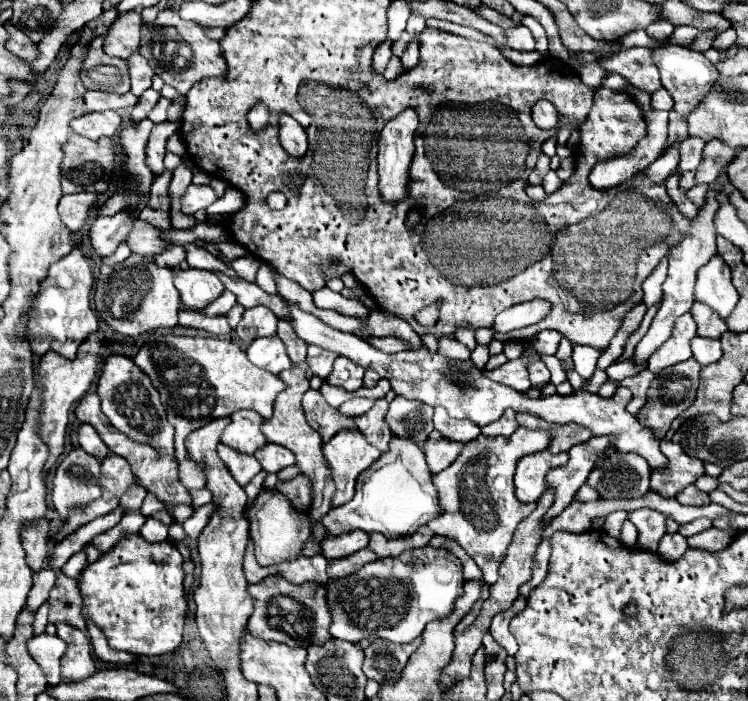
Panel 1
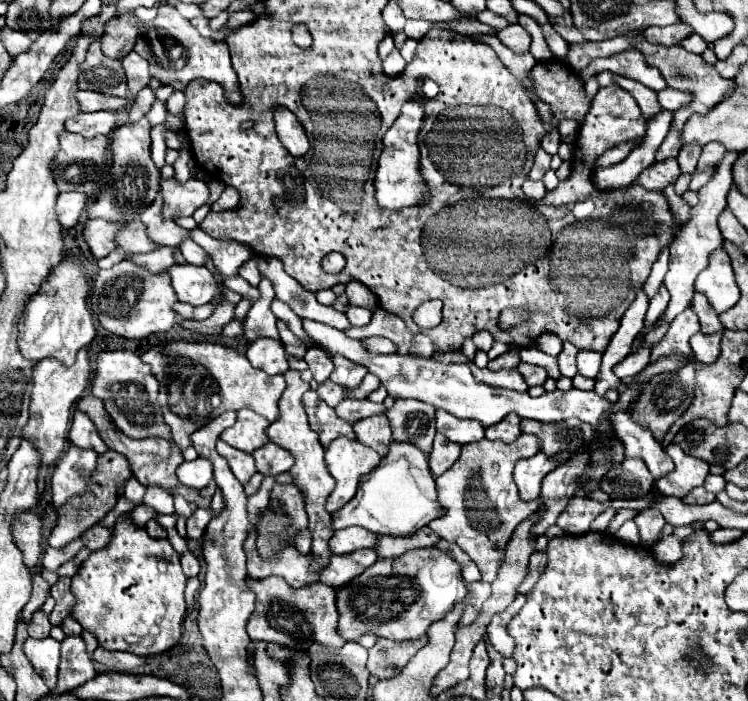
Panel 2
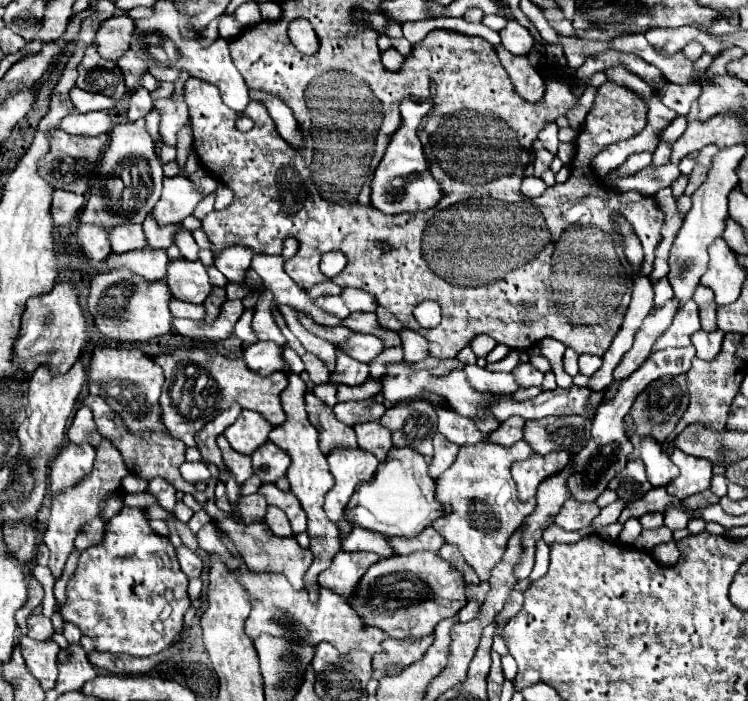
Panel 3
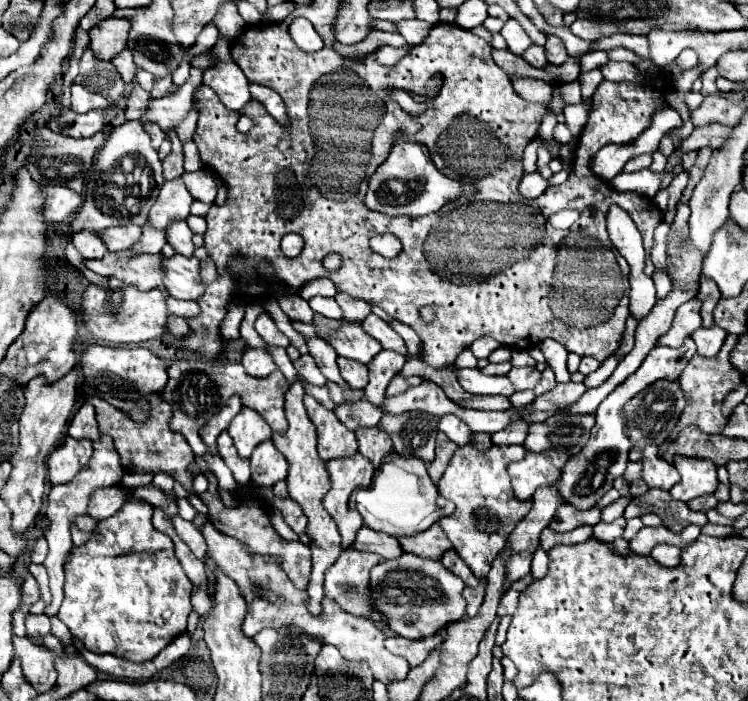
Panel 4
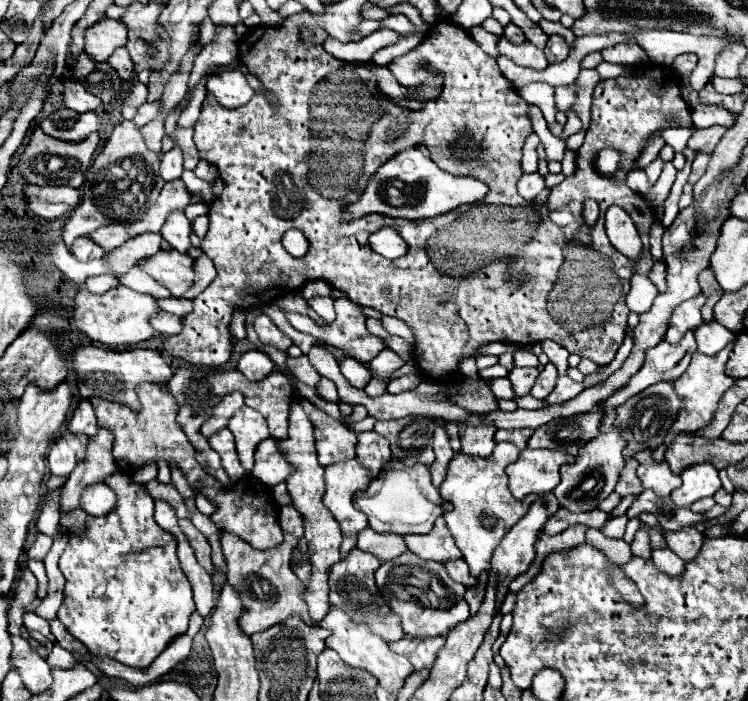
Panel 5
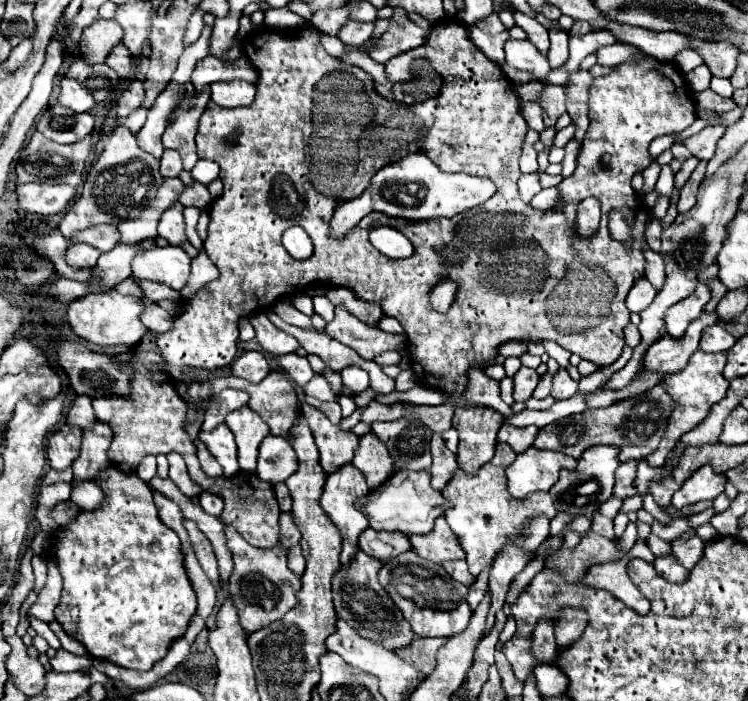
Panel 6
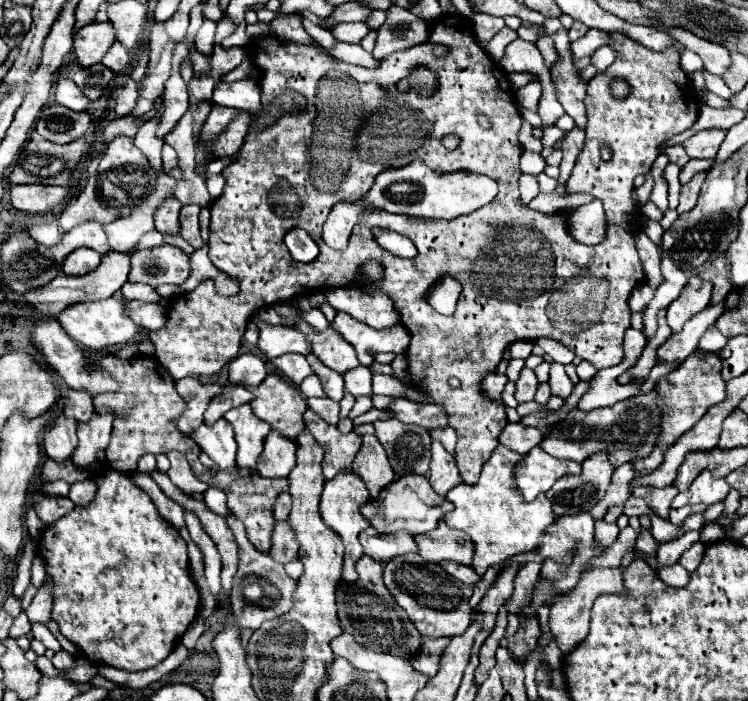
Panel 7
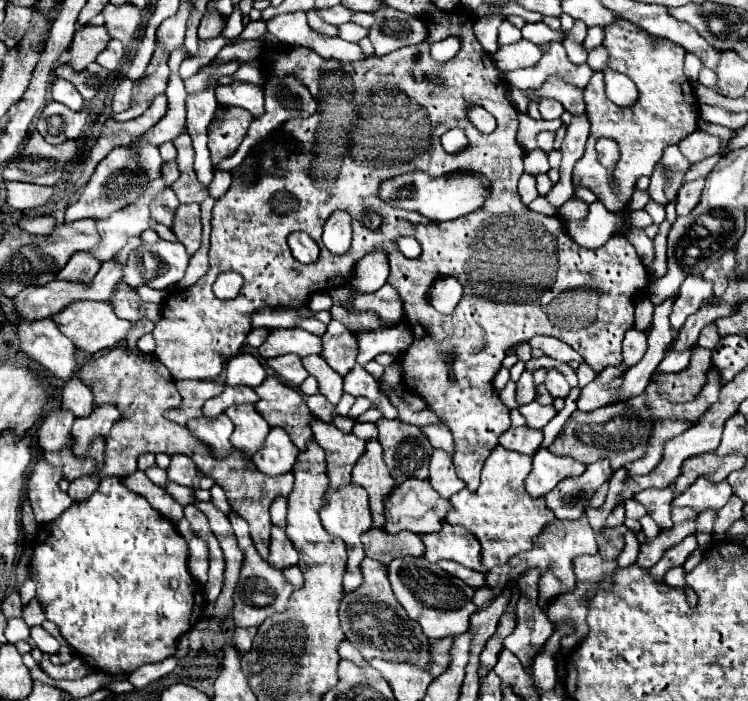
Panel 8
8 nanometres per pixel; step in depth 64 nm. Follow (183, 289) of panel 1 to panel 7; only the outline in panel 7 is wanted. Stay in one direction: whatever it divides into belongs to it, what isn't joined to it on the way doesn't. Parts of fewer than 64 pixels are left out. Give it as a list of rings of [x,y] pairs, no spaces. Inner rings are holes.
[[[166,246],[166,248],[148,248],[148,250],[134,250],[130,254],[130,276],[128,282],[142,282],[150,286],[162,284],[176,284],[180,286],[190,274],[190,258],[180,248]]]

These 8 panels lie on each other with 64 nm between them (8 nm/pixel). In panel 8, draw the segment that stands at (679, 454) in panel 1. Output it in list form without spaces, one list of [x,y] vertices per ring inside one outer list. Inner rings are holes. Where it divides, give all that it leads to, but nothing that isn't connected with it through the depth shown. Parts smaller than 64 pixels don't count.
[[[704,478],[696,480],[686,492],[682,492],[680,496],[676,496],[672,500],[672,506],[690,506],[696,512],[704,512],[704,510],[720,510],[732,496],[732,486],[726,482],[720,484],[712,484]]]

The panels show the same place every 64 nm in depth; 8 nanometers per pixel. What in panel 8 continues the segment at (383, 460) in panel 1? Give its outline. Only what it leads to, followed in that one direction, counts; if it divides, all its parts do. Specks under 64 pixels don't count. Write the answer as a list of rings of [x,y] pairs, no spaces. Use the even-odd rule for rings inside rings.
[[[406,480],[394,488],[392,496],[386,502],[386,524],[384,530],[390,534],[410,530],[414,534],[430,534],[442,528],[442,520],[450,510],[450,500],[442,498],[426,480]]]

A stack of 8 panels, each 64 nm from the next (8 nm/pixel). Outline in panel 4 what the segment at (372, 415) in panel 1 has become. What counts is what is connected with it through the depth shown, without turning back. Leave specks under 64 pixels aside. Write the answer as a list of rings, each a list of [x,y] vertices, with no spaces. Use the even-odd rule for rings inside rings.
[[[360,428],[356,430],[356,438],[358,438],[358,452],[374,464],[374,470],[380,468],[382,460],[392,452],[392,442],[378,428]]]

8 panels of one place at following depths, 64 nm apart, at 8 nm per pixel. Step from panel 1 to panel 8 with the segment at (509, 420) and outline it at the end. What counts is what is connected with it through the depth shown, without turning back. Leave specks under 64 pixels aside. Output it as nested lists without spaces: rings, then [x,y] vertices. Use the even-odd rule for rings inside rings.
[[[528,426],[510,428],[500,436],[500,446],[520,454],[528,454],[528,456],[532,456],[540,448],[540,444],[542,444],[542,432],[532,430]]]

